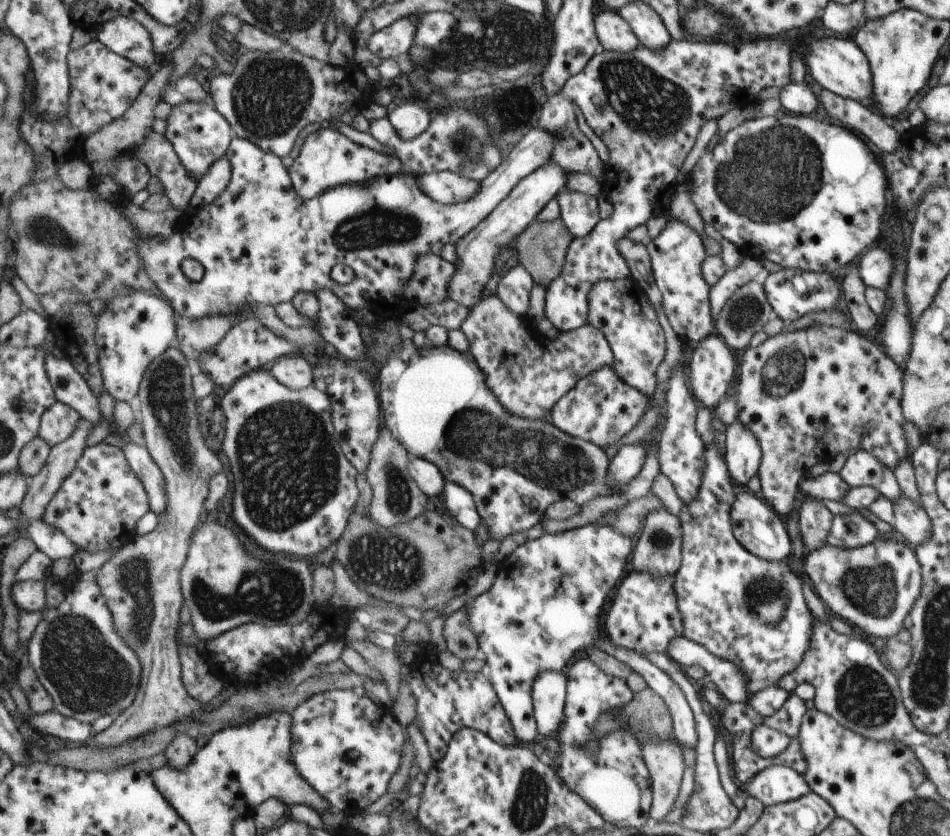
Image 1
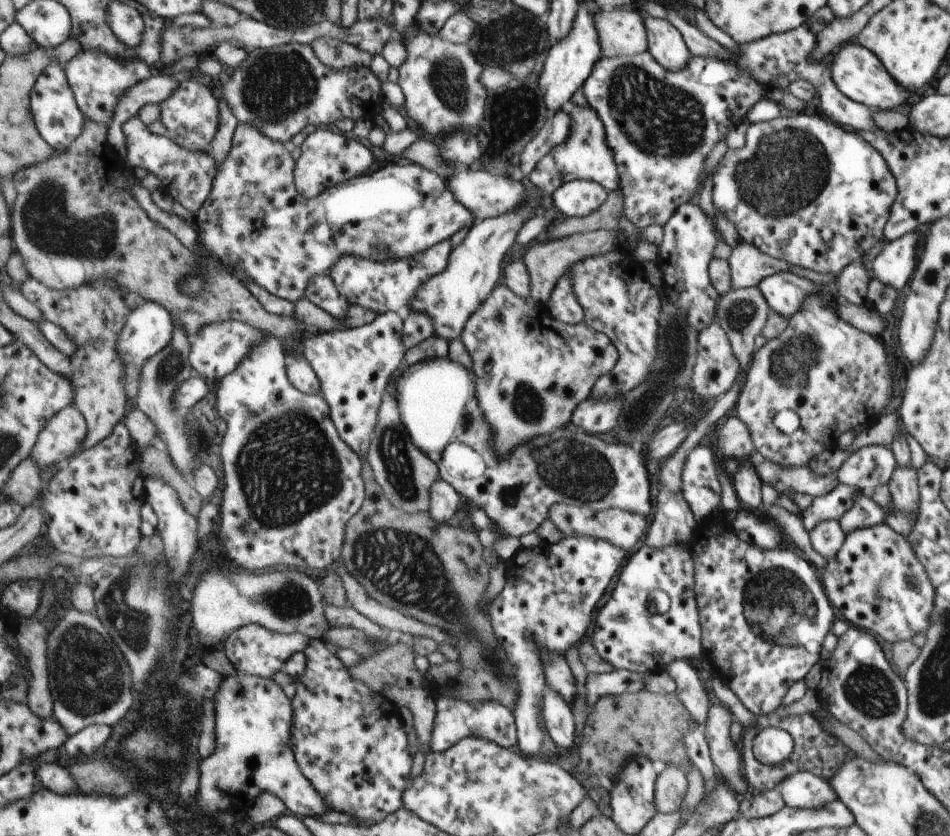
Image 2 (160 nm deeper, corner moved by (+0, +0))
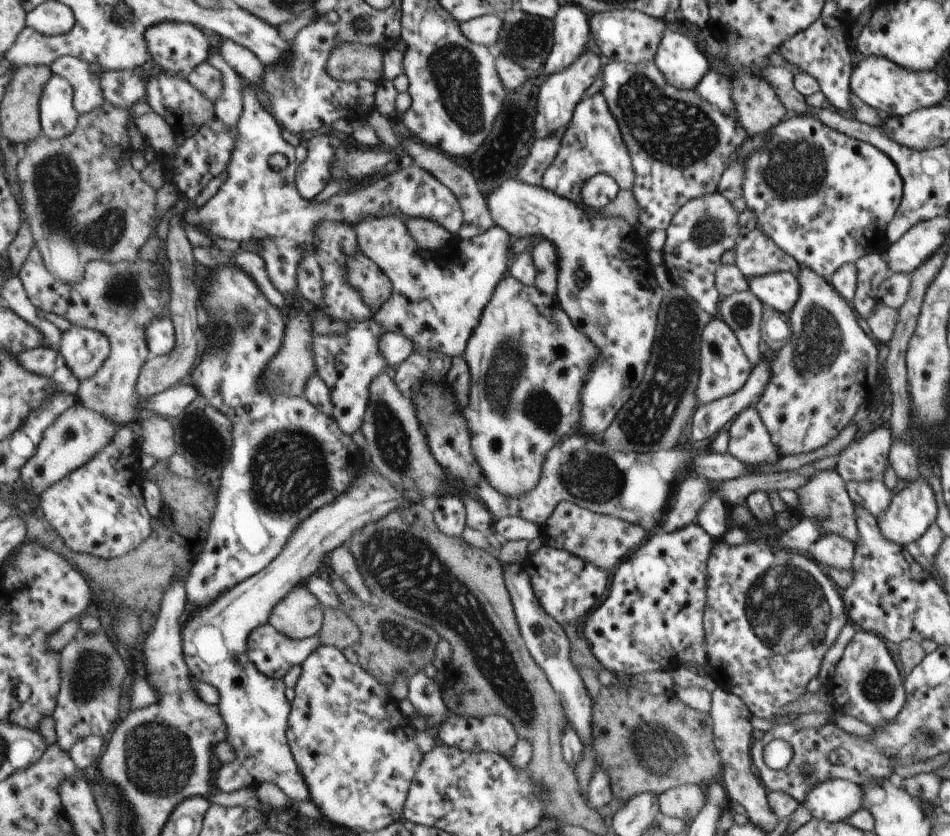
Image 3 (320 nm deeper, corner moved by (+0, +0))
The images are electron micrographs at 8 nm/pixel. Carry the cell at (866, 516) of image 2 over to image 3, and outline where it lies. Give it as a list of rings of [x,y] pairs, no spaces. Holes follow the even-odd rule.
[[[881,475],[861,482],[847,481],[846,490],[853,505],[868,510],[875,518],[887,508],[893,500],[893,494],[883,482]]]

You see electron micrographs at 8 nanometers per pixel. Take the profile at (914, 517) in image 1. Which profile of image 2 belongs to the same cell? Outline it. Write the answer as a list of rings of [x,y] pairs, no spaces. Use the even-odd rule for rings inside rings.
[[[911,466],[895,467],[886,484],[891,495],[891,504],[895,509],[918,514],[917,470]]]

